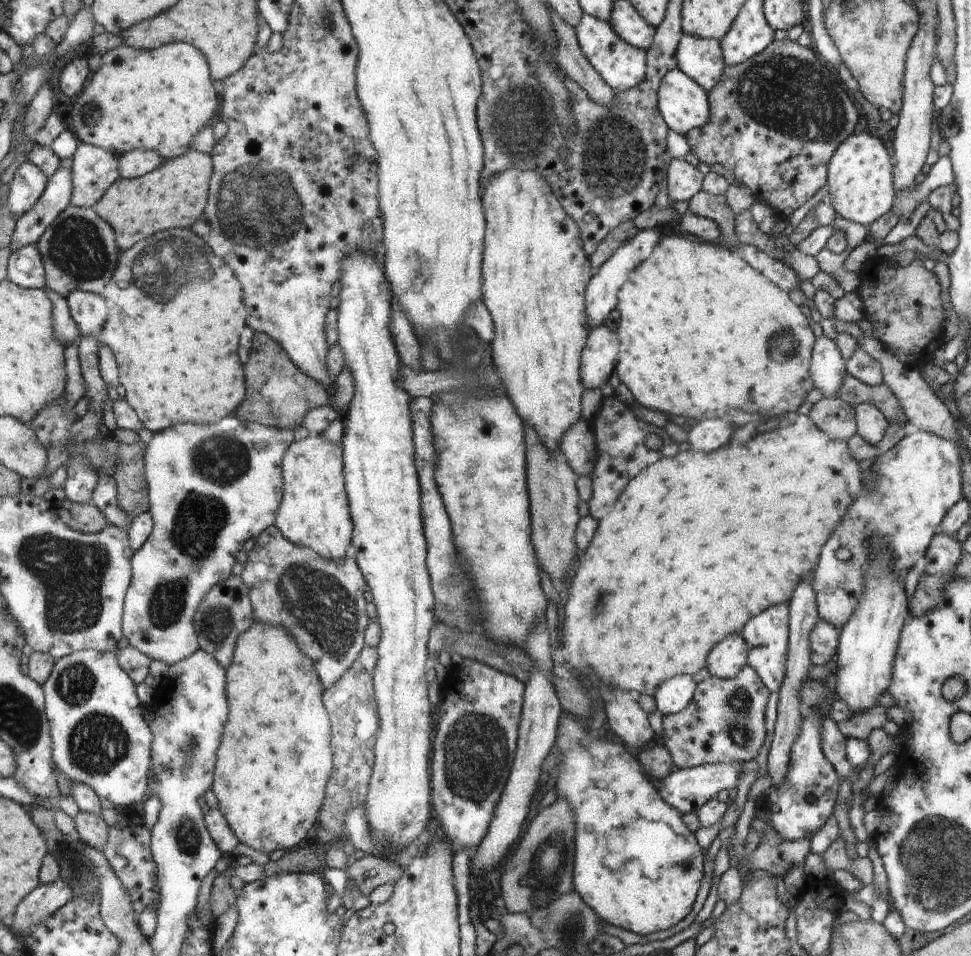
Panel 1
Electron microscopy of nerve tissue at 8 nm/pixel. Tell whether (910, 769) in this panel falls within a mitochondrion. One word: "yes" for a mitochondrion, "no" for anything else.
no

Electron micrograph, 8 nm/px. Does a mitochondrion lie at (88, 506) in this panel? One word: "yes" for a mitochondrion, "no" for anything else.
no

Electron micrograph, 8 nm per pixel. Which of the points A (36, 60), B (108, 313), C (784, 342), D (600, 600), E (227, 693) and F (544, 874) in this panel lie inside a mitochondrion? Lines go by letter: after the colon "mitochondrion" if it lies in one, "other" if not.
A: other
B: other
C: mitochondrion
D: mitochondrion
E: other
F: mitochondrion

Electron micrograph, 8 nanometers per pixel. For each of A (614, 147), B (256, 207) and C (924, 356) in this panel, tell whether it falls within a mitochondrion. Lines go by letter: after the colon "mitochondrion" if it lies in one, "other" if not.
A: mitochondrion
B: mitochondrion
C: other

